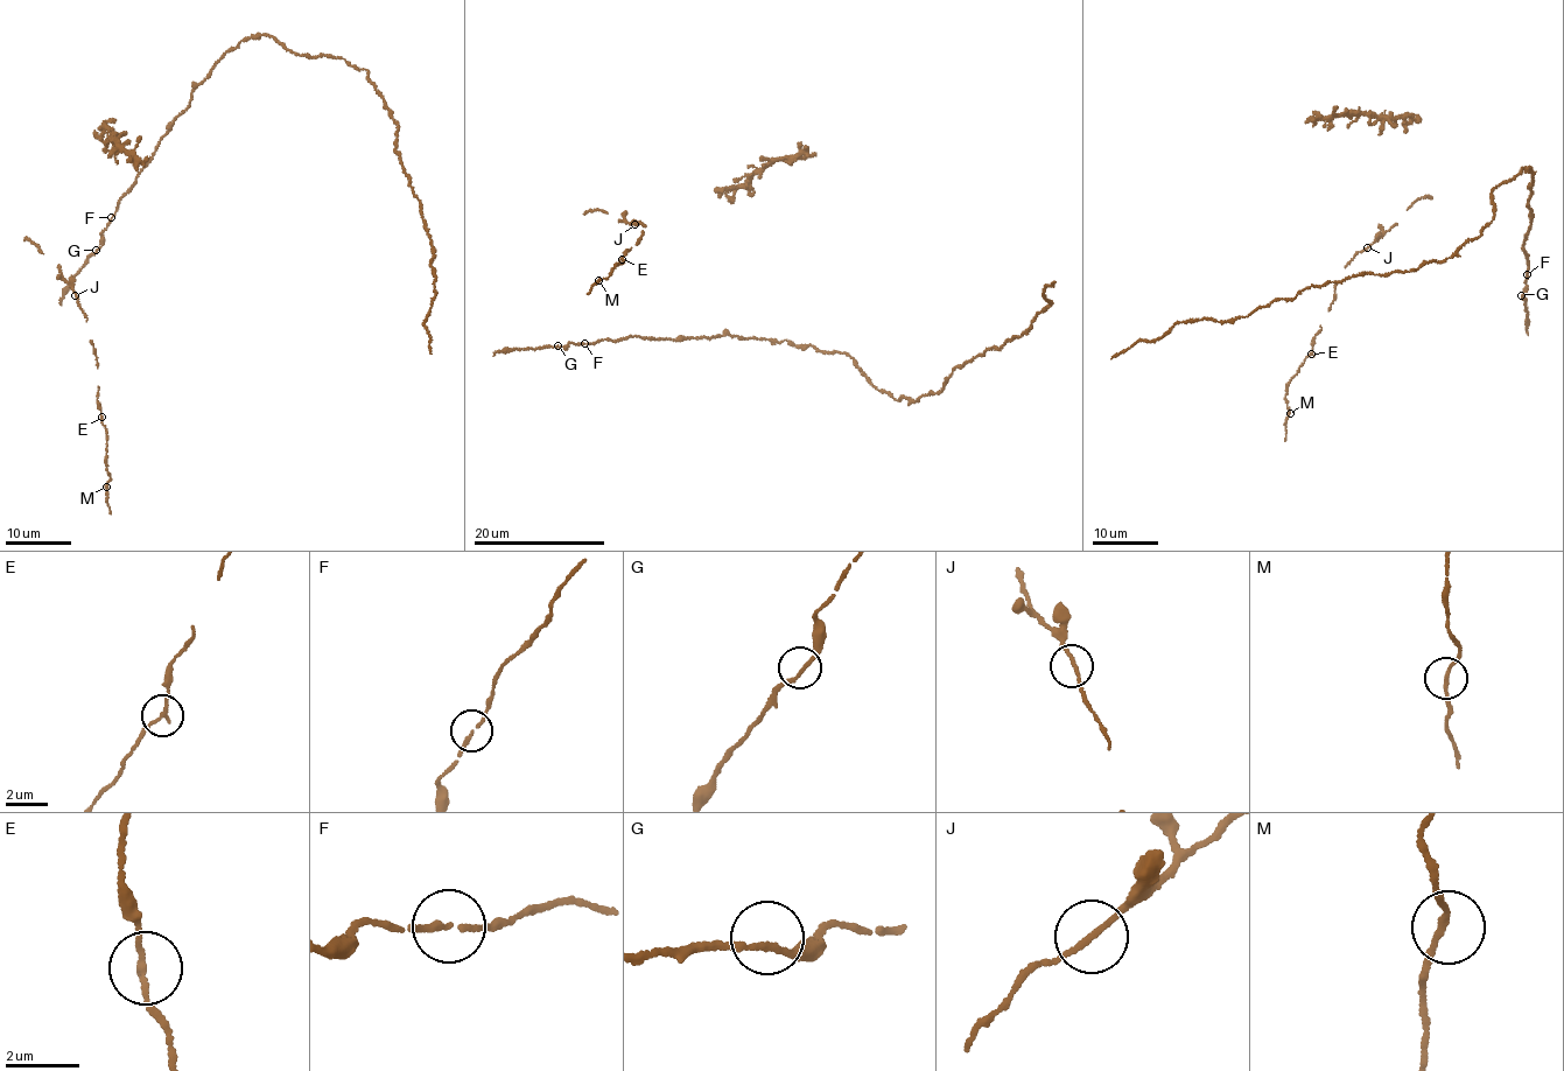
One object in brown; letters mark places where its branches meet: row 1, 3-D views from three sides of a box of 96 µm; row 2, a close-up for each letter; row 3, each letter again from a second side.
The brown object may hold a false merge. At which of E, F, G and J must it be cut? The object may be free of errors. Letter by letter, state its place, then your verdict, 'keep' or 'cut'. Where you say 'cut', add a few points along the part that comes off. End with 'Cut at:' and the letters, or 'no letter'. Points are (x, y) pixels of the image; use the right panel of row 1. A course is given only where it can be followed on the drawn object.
E: (1311, 354) | cut | (1311, 355), (1288, 384), (1284, 441)
F: (1527, 274) | keep
G: (1521, 295) | keep
J: (1367, 247) | keep
Cut at: E

